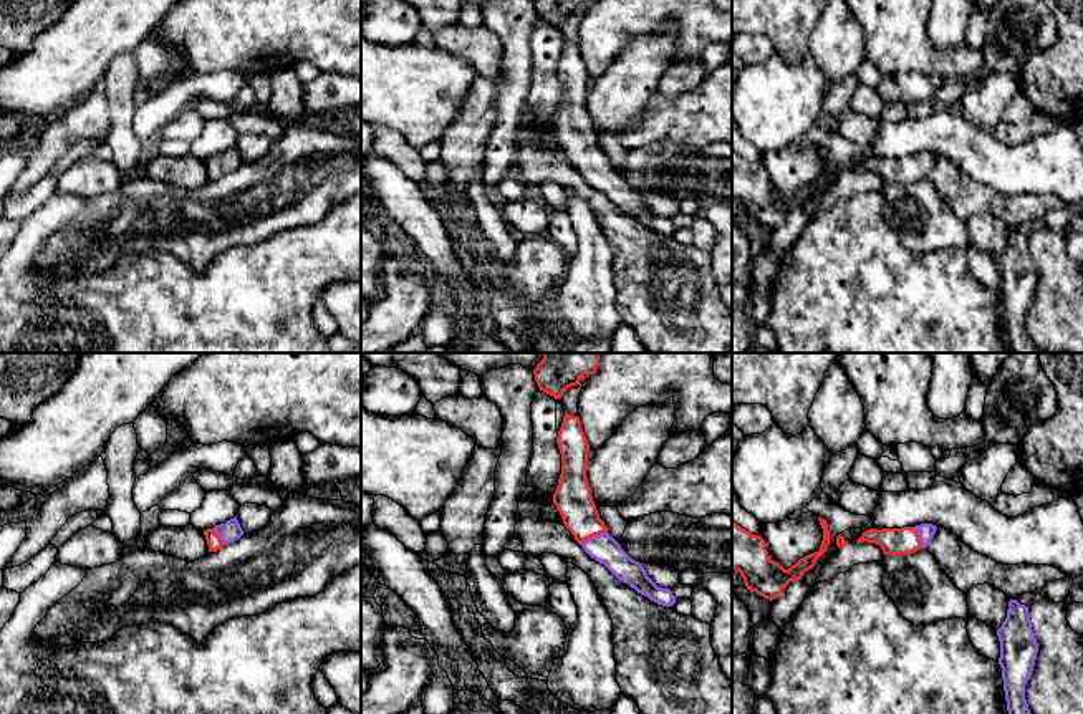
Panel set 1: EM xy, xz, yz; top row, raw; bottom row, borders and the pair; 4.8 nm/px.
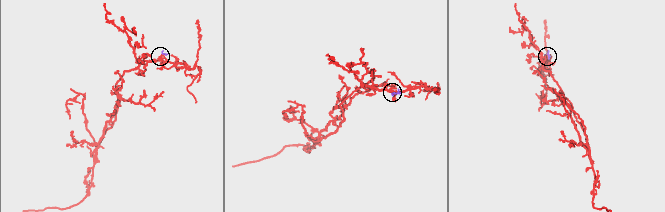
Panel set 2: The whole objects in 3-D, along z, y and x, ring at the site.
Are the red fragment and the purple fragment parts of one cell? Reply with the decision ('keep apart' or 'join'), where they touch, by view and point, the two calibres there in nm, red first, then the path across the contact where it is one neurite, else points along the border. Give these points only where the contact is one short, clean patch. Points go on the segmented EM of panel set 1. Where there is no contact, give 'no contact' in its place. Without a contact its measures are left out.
join; contact xz (593, 535); calibres 180 and 140 nm; way xz (573, 499), (580, 517), (593, 535), (603, 547)

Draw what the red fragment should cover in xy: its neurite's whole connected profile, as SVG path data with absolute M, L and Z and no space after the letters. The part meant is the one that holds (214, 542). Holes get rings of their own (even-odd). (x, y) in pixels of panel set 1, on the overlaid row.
M237 517L227 520L225 523L215 525L214 528L204 530L209 552L217 552L224 545L238 540L243 535L243 530Z

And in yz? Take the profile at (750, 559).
M821 517L818 520L823 528L820 550L800 558L788 570L768 557L767 543L760 535L750 533L732 520L732 570L740 573L747 590L772 601L790 581L801 580L830 545L828 523Z

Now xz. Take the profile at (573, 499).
M565 411L556 444L563 464L553 494L553 504L556 505L565 527L583 550L591 558L603 563L619 581L628 583L638 593L657 605L672 606L676 603L672 591L657 586L647 577L643 563L633 560L621 548L599 519L586 477L590 444L578 416L571 416Z

